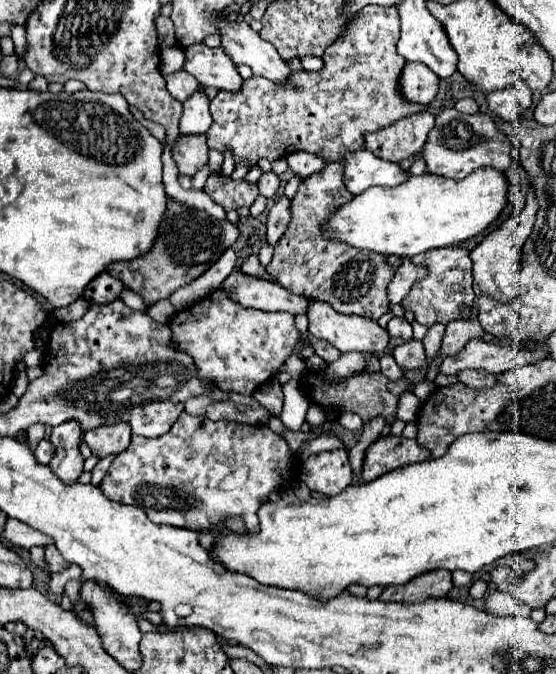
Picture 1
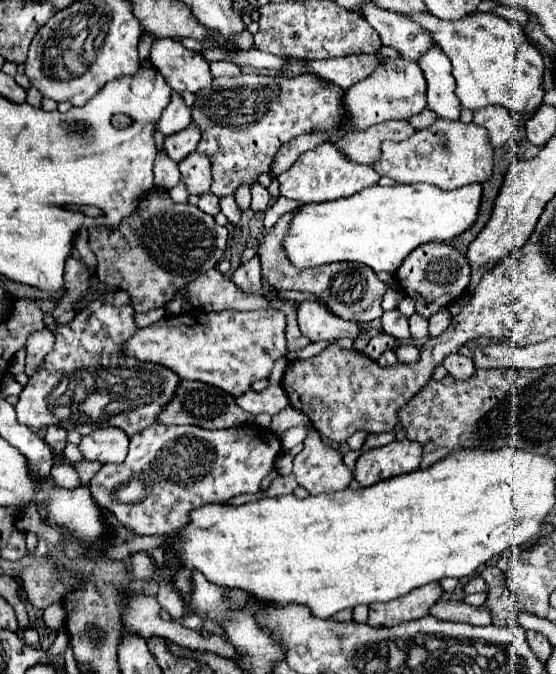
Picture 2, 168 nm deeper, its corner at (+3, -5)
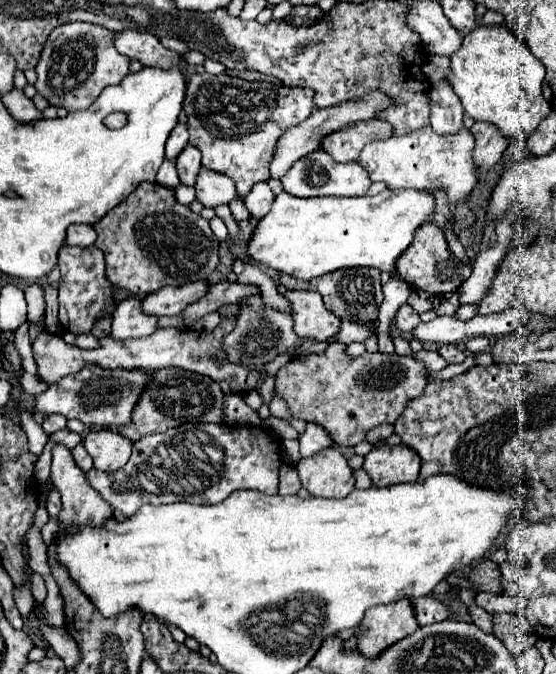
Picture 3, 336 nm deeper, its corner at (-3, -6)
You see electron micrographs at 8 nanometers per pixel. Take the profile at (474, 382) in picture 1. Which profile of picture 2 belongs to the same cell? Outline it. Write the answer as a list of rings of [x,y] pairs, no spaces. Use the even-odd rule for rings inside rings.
[[[450,354],[450,356],[446,356],[446,360],[444,360],[442,366],[444,366],[444,368],[448,370],[448,374],[450,374],[452,378],[456,378],[456,380],[470,380],[470,378],[472,378],[472,372],[476,372],[472,358],[460,356],[460,354]]]

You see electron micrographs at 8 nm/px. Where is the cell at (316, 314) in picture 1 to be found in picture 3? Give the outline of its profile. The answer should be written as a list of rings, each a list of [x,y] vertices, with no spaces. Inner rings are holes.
[[[286,291],[284,297],[292,305],[294,331],[302,337],[328,341],[338,333],[340,319],[336,319],[322,303],[322,295],[314,291]]]

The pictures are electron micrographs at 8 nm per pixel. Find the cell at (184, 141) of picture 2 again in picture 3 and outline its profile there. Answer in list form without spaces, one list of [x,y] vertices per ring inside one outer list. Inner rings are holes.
[[[188,145],[176,159],[176,167],[178,167],[178,175],[180,175],[180,183],[182,185],[194,185],[196,177],[202,169],[200,165],[200,151],[192,145]]]

